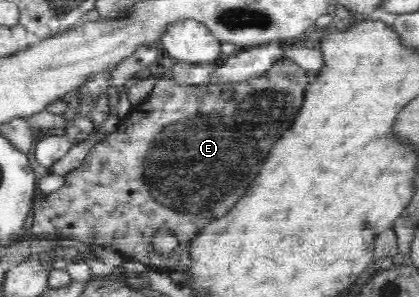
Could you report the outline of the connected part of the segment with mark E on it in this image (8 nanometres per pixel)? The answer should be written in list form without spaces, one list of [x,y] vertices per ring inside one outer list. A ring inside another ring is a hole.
[[[286,58],[276,61],[264,76],[232,84],[234,97],[229,101],[221,96],[221,91],[227,87],[224,83],[212,82],[200,88],[172,81],[170,72],[160,75],[146,102],[132,108],[128,117],[117,124],[116,132],[91,148],[81,165],[65,174],[64,184],[58,190],[36,195],[38,200],[34,200],[30,232],[54,240],[74,239],[104,246],[122,252],[123,259],[140,261],[156,268],[166,268],[168,264],[169,268],[174,268],[174,264],[182,264],[184,268],[184,262],[188,260],[186,247],[189,240],[195,237],[206,220],[228,212],[234,206],[234,200],[246,192],[250,180],[254,180],[258,168],[262,168],[266,152],[270,152],[272,144],[294,124],[309,84],[306,71]],[[161,227],[172,230],[179,241],[169,255],[154,255],[152,233]]]

